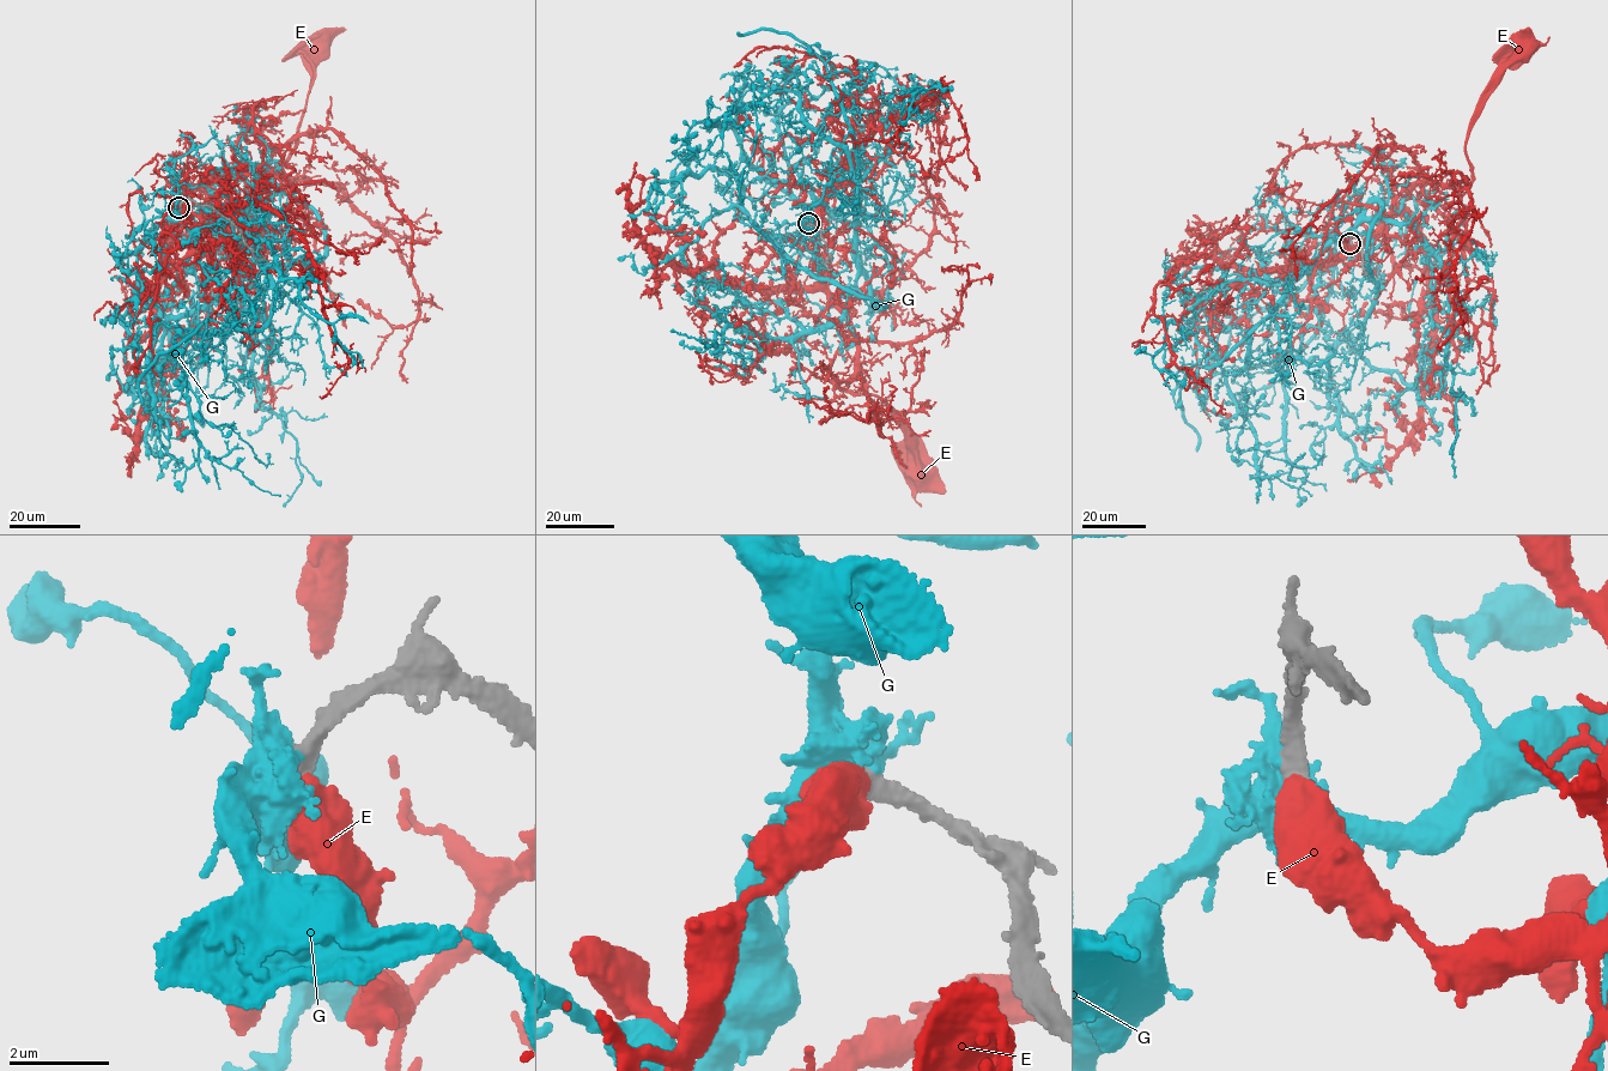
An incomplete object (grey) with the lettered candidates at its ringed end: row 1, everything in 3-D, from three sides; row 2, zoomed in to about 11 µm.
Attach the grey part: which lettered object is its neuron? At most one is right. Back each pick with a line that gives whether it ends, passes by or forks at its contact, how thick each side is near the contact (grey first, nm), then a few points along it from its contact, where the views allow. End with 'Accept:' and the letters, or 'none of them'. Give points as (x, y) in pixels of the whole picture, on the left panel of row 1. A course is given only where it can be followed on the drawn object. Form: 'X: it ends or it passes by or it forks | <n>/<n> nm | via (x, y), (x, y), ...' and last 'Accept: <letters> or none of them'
Accept: none of them

